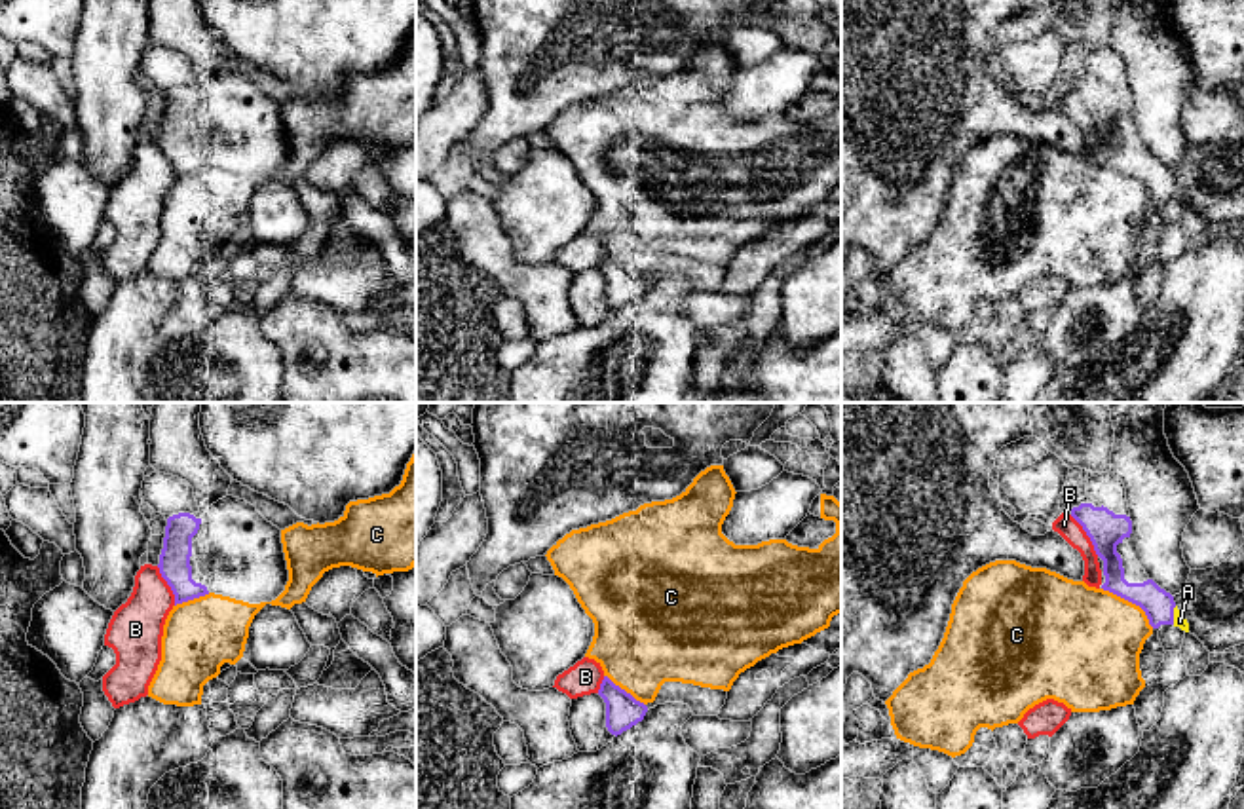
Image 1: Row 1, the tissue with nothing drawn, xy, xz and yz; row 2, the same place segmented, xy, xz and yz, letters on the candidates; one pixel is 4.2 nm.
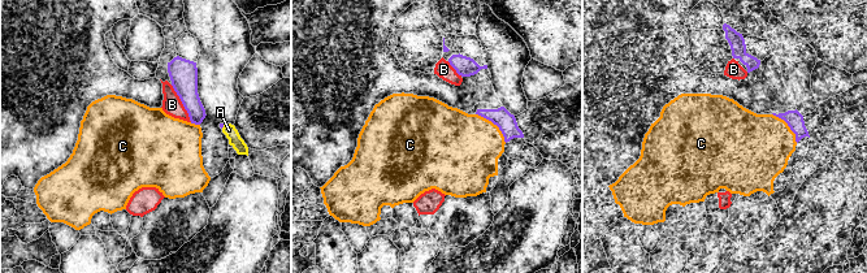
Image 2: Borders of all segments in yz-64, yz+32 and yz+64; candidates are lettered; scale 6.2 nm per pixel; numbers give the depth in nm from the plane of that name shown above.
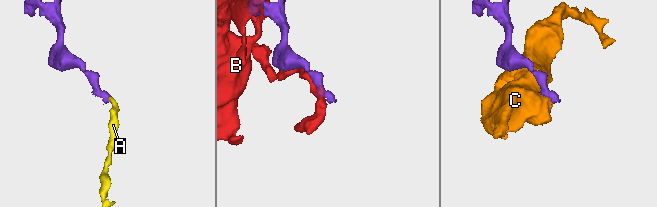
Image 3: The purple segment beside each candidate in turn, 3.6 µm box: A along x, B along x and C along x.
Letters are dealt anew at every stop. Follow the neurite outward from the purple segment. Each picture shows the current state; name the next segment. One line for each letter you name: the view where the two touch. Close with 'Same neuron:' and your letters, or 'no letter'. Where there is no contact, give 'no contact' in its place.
A: yz
Same neuron: A

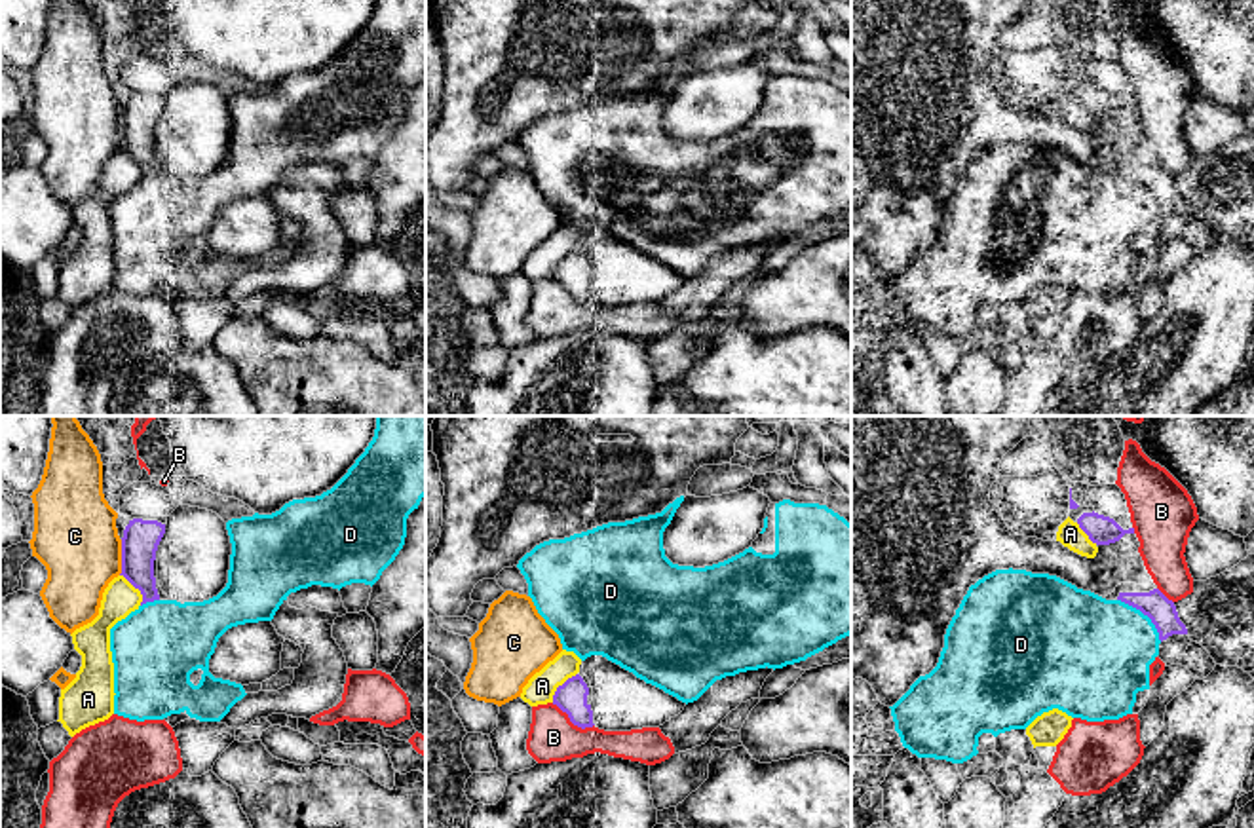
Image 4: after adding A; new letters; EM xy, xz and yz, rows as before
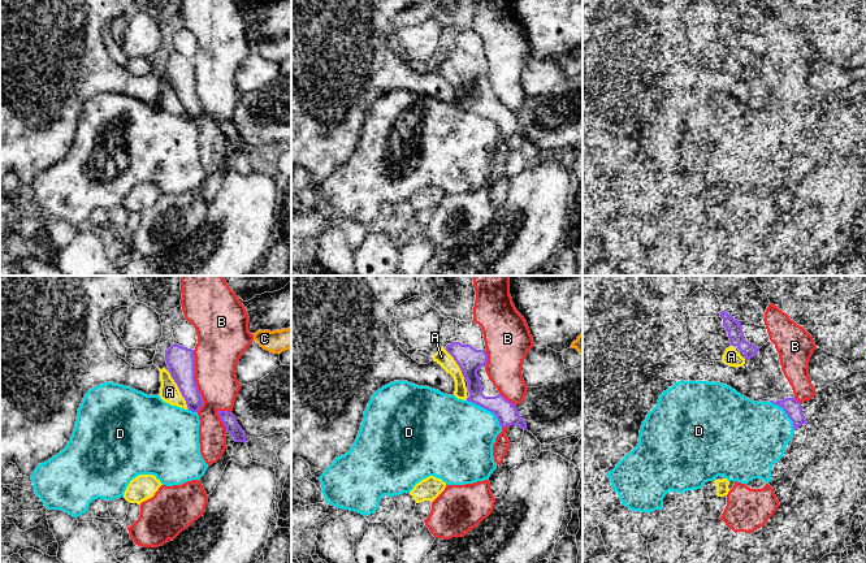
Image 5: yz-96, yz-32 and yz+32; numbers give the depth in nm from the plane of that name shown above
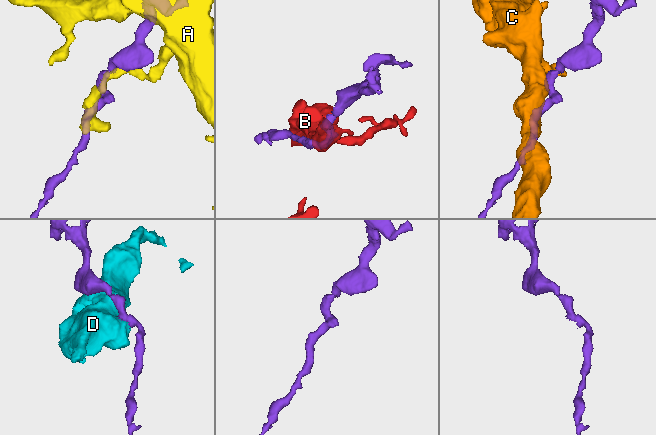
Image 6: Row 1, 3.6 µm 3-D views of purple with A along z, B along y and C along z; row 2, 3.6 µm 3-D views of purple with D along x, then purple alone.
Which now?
Same neuron: no letter

